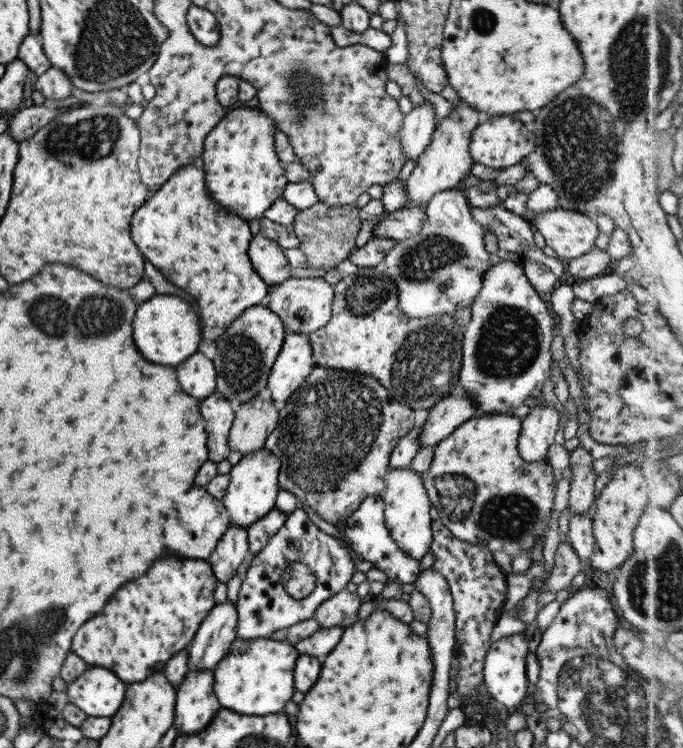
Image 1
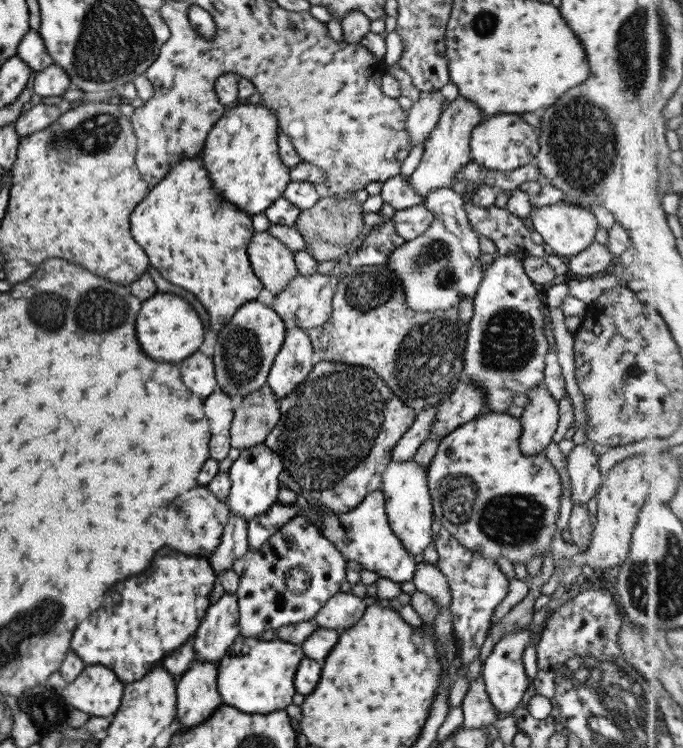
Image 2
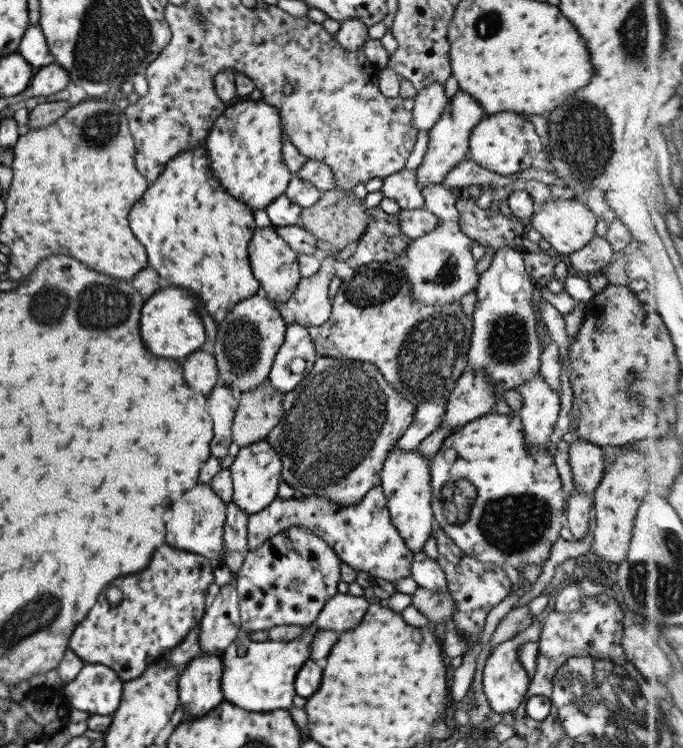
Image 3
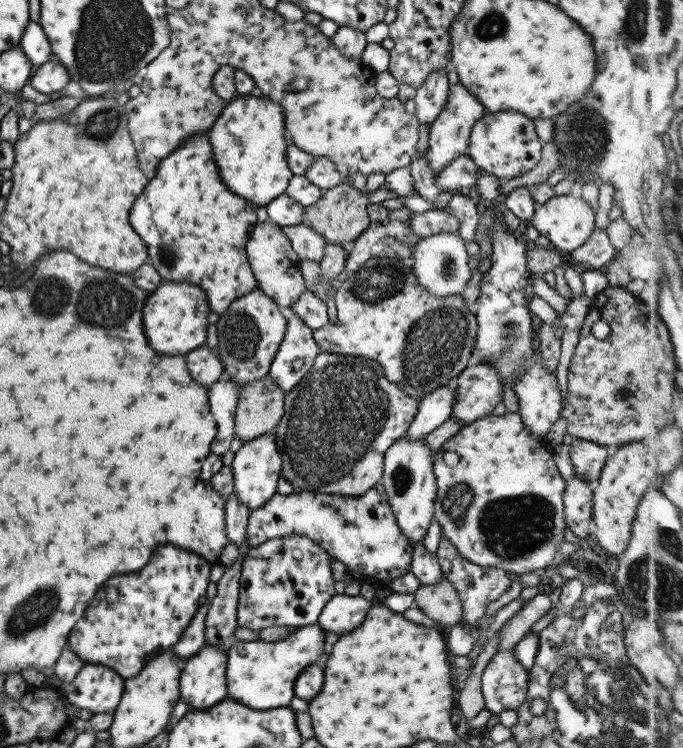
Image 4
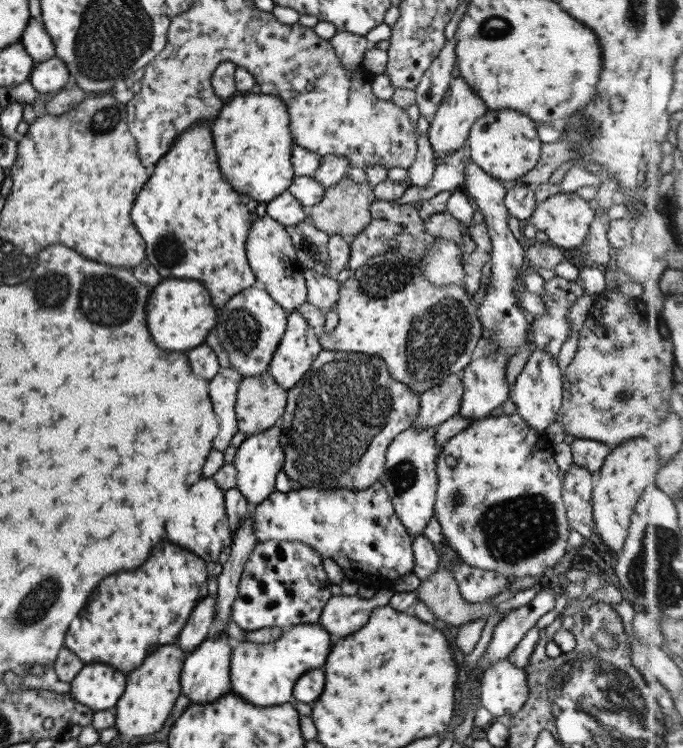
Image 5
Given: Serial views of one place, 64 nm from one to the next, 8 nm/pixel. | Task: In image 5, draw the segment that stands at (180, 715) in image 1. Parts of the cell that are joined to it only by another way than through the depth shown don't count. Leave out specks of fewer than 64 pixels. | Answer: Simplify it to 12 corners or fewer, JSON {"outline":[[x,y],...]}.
{"outline":[[203,640],[185,655],[179,684],[192,704],[230,692],[233,642]]}

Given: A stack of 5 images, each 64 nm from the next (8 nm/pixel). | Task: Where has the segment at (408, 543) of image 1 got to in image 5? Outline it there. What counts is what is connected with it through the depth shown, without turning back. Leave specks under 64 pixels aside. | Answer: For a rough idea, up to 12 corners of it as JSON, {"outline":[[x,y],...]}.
{"outline":[[409,427],[379,478],[412,538],[434,516],[435,429]]}

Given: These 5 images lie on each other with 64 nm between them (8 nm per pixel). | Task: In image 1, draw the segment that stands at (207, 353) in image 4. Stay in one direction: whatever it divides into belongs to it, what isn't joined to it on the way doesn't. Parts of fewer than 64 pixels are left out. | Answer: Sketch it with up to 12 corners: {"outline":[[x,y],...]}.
{"outline":[[197,352],[175,367],[183,392],[204,399],[215,390],[212,360]]}

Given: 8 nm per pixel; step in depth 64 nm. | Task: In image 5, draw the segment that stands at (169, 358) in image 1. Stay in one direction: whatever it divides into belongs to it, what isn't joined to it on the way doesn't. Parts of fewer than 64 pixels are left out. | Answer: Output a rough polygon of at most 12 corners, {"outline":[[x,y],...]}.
{"outline":[[196,280],[149,289],[147,332],[157,348],[204,343],[217,308]]}

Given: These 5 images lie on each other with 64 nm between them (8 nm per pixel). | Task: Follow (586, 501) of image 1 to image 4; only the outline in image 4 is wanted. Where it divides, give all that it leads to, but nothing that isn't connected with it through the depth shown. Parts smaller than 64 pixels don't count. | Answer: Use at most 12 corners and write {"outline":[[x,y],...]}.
{"outline":[[573,438],[572,470],[591,487],[610,450]]}

